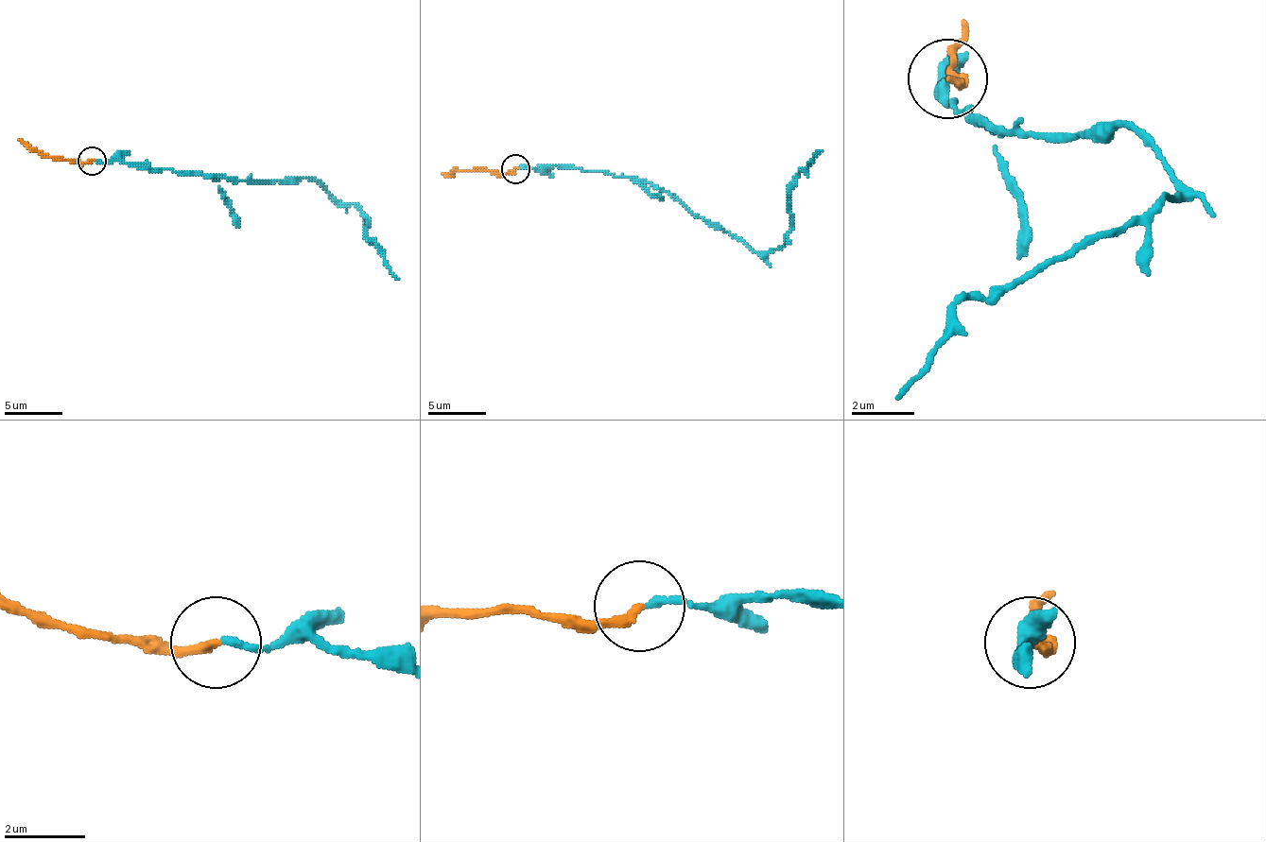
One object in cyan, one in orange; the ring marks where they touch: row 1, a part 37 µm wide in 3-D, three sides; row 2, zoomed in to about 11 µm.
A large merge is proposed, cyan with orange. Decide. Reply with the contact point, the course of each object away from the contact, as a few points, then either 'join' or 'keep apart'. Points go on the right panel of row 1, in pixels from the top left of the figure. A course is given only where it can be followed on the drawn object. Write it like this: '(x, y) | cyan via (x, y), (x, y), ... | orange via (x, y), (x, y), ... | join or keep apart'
(947, 78) | cyan via (945, 77), (945, 100), (1009, 131), (1127, 124), (1174, 171), (1174, 195), (969, 297), (898, 400) | orange via (945, 77), (962, 84), (953, 69), (962, 22) | join

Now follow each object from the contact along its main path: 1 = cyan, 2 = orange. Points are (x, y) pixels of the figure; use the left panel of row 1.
1: (94, 160), (147, 163), (152, 168), (245, 180), (311, 178), (332, 195), (367, 214), (367, 235), (398, 279)
2: (91, 160), (82, 163), (42, 157), (19, 140)

